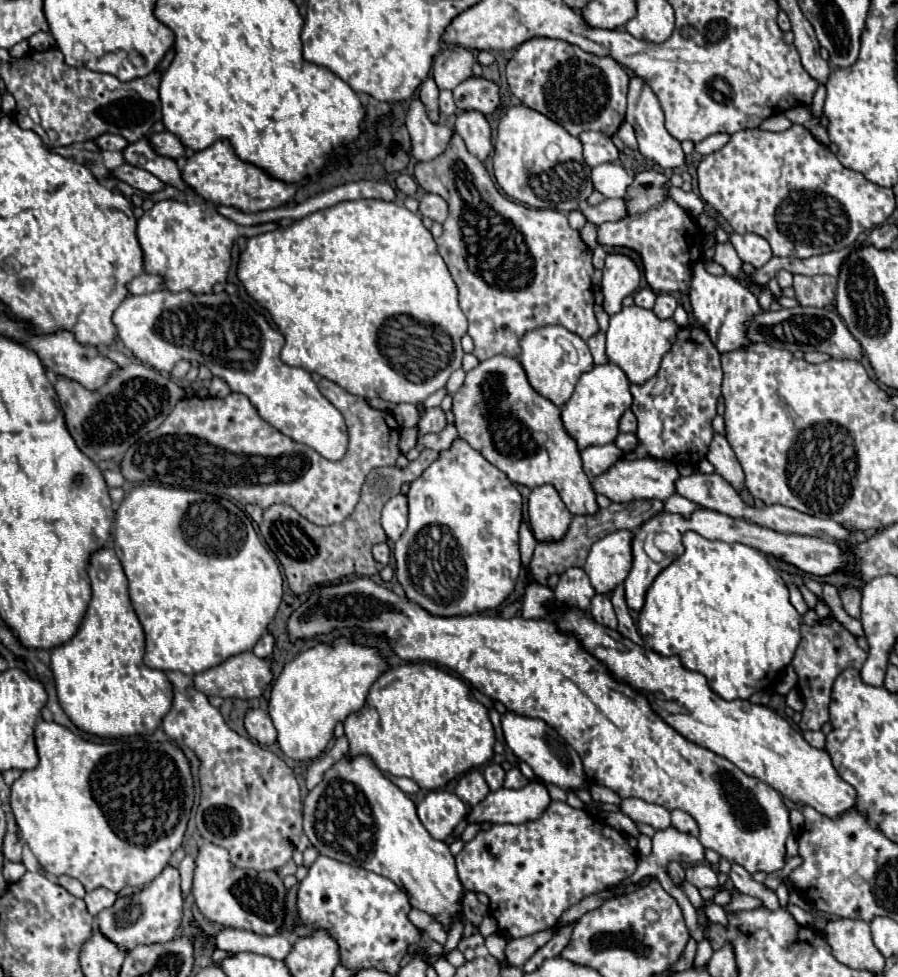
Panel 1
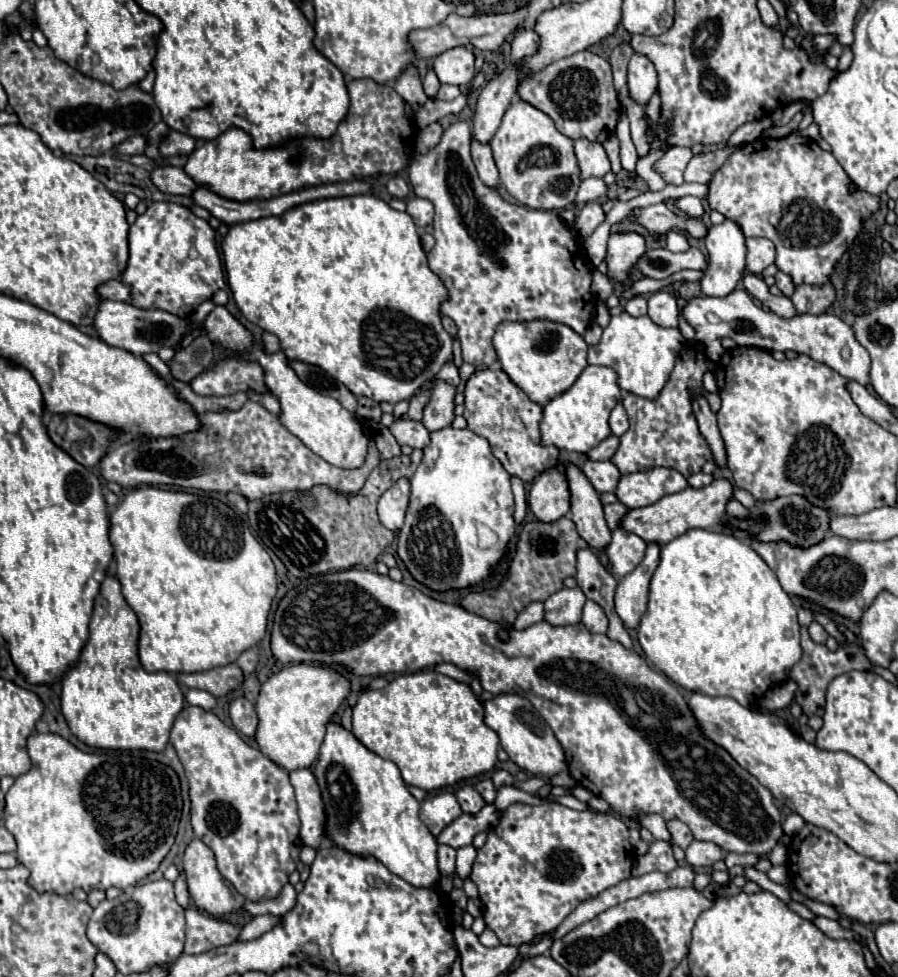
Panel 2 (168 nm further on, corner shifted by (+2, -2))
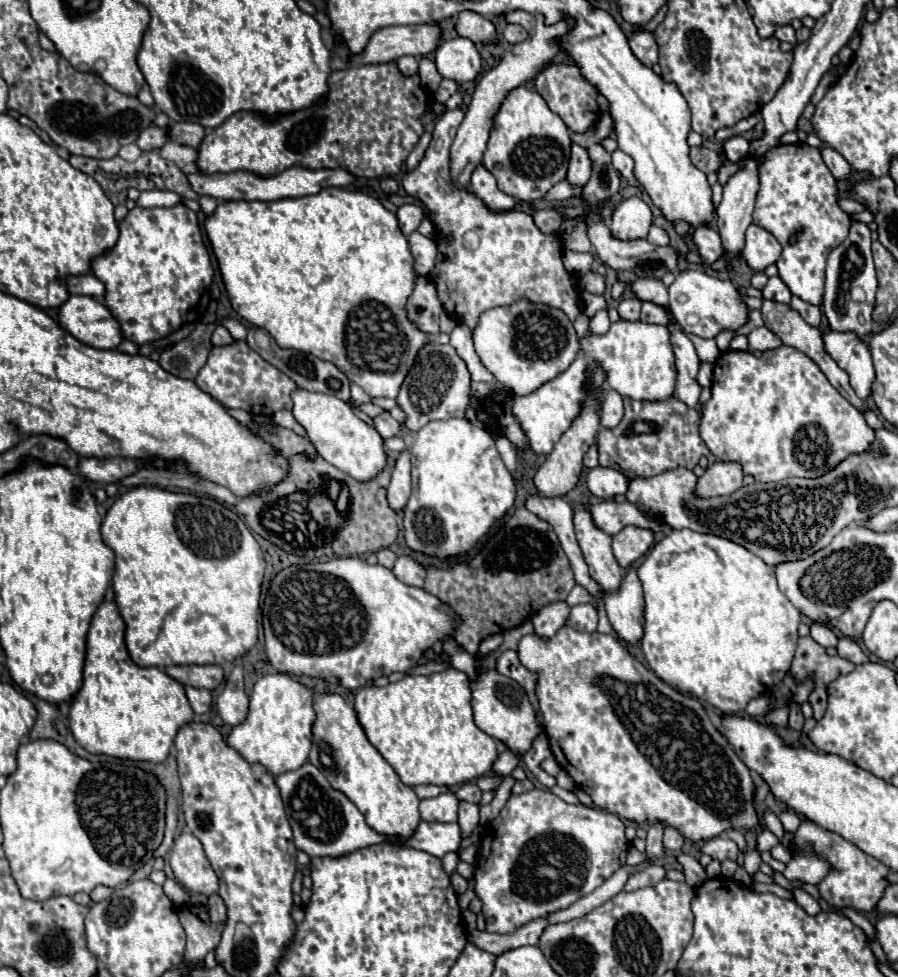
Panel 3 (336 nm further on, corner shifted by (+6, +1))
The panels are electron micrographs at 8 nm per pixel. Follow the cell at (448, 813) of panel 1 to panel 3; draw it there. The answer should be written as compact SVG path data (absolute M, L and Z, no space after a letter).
M442 793L432 799L420 801L420 817L424 821L440 821L440 823L456 823L458 799L454 793Z

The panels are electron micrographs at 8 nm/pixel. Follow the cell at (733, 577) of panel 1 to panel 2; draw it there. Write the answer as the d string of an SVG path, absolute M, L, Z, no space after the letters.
M688 530L682 536L678 536L676 540L668 542L662 546L660 550L660 566L656 568L652 580L650 580L650 602L648 602L648 610L640 620L638 626L638 642L644 650L644 654L648 656L648 660L662 670L670 680L674 680L676 684L680 684L686 690L698 690L706 696L730 696L736 702L740 702L742 706L750 706L754 700L758 700L760 696L764 696L764 692L768 688L772 688L774 684L780 684L786 680L786 676L790 674L790 668L800 660L802 656L802 648L800 648L800 634L798 634L800 626L796 620L796 606L790 600L790 596L782 590L776 574L768 568L768 564L742 540L734 538L732 534L726 532L710 532L710 530Z

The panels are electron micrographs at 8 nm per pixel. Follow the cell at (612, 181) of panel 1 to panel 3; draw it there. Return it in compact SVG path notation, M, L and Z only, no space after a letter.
M560 181L560 183L556 183L556 185L544 195L544 199L546 199L546 201L566 201L566 199L570 199L570 197L576 197L578 193L580 193L580 189L570 187L566 181Z

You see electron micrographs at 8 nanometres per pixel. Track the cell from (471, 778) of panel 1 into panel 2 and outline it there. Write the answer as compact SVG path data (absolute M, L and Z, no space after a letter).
M474 786L460 788L458 794L456 794L456 798L458 798L458 804L462 806L462 810L470 812L470 814L476 814L484 806L484 800L482 800L480 792L476 792Z

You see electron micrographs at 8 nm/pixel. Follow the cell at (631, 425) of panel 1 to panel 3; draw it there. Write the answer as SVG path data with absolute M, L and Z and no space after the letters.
M606 389L602 399L602 411L600 411L600 423L602 427L616 427L624 415L622 397L614 389Z

